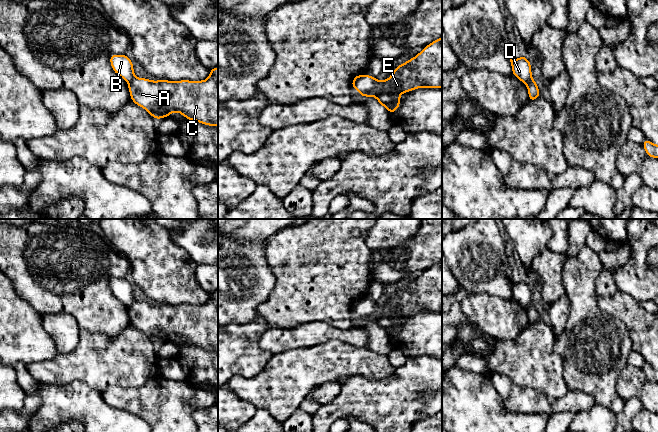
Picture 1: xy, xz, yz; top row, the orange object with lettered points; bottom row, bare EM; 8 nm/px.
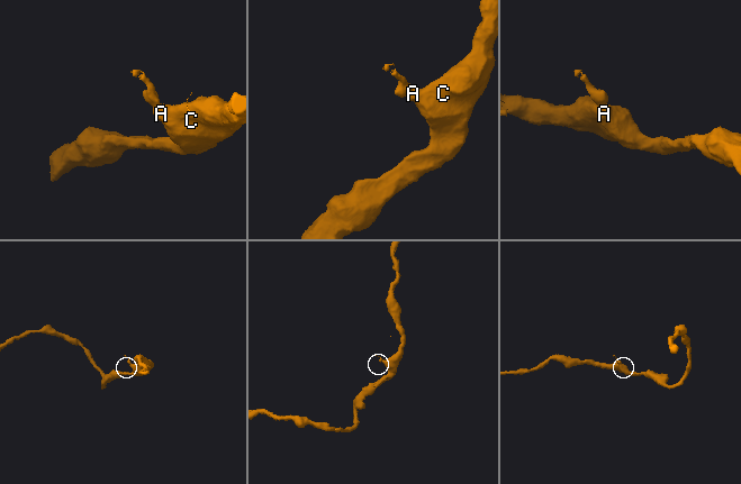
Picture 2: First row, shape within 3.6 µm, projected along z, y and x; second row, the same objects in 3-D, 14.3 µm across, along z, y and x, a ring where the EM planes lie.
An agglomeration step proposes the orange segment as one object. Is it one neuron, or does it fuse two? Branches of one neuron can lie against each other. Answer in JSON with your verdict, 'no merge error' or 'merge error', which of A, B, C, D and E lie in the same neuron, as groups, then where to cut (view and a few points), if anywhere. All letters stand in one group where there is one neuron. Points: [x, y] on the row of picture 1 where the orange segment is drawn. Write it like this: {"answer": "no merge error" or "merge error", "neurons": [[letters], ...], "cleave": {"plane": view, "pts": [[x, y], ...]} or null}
{"answer": "merge error", "neurons": [["A", "C", "E"], ["B", "D"]], "cleave": {"plane": "xy", "pts": [[135, 77], [129, 83]]}}

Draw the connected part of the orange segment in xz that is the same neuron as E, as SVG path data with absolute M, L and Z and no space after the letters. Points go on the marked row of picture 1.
M442 37L397 66L388 79L378 81L376 77L363 74L352 88L359 91L360 97L375 97L390 114L399 108L400 94L417 88L442 88Z

